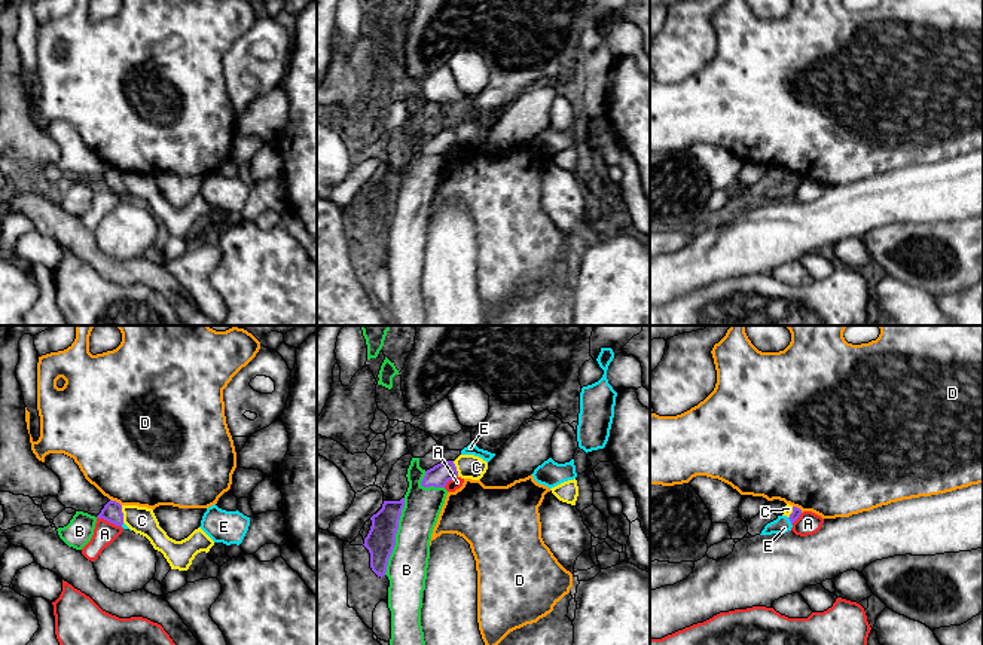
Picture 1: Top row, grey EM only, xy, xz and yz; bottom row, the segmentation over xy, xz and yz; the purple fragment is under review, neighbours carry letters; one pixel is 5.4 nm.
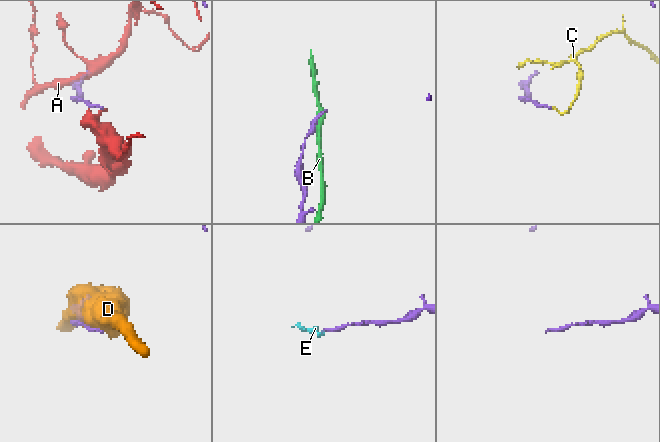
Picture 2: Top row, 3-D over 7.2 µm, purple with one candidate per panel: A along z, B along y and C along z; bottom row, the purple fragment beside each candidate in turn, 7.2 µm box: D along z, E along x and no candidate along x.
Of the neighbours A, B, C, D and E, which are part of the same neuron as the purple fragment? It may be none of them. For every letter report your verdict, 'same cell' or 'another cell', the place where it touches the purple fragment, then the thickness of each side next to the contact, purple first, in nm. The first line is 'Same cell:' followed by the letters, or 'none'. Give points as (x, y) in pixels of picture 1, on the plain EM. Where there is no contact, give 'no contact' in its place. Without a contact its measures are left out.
Same cell: E
A: another cell; contact xy (109, 188); calibres 110 and 120 nm
B: another cell; contact xz (394, 204); calibres 160 and 220 nm
C: another cell; contact xy (122, 182); calibres 110 and 150 nm
D: another cell; contact xy (115, 168); calibres 110 and 500 nm
E: same cell; contact yz (790, 188); calibres 50 and 90 nm

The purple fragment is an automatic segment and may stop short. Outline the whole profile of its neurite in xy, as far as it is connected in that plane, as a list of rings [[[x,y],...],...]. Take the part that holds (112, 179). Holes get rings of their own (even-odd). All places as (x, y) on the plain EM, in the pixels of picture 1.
[[[110,166],[97,184],[104,186],[116,193],[122,193],[123,192],[122,172]]]

